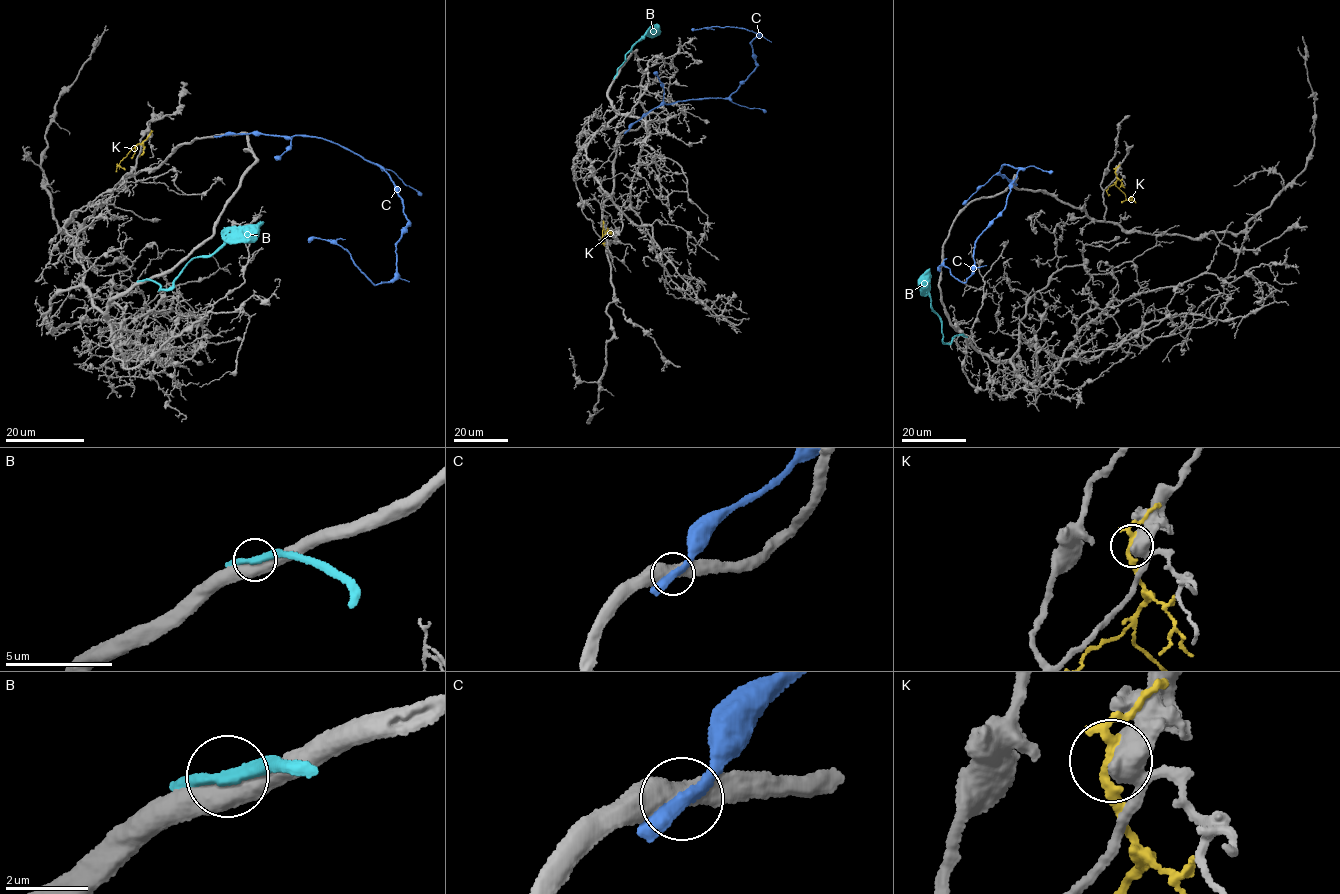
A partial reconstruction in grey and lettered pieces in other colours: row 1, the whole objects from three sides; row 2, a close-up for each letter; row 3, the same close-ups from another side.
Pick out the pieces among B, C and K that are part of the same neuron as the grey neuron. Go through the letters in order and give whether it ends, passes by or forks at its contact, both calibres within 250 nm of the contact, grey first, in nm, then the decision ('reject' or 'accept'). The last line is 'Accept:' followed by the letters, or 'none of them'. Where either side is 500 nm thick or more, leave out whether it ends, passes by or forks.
B: 550 nm thick on the grey side, 300 nm on the other; accept
C: it passes by; 480 nm thick on the grey side, 360 nm on the other; reject
K: it passes by; 400 nm thick on the grey side, 200 nm on the other; reject
Accept: B

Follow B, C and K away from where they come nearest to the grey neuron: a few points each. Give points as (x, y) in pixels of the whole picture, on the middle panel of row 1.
B: (615, 76), (632, 47), (646, 34), (659, 33)
C: (627, 131), (660, 105), (725, 98), (756, 66), (751, 41), (759, 36), (757, 33), (734, 27), (692, 29)
K: (608, 229), (602, 231), (604, 245)

